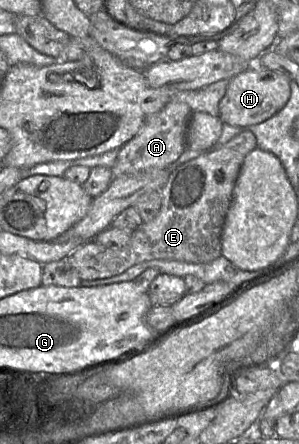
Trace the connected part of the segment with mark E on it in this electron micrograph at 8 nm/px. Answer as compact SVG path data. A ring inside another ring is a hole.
M245 131L234 136L219 148L209 150L189 160L169 175L160 189L161 208L157 216L148 223L142 223L122 248L107 248L95 240L86 242L75 249L67 260L82 280L109 278L125 272L130 267L148 260L177 260L187 263L209 263L222 255L221 234L227 211L231 205L233 189L246 155L257 148L253 133Z

